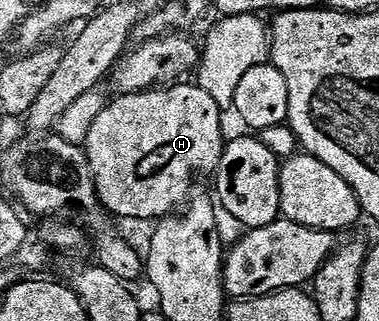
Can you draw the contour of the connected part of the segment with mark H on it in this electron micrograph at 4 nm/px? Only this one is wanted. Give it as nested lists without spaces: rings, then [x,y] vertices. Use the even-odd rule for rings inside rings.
[[[175,82],[170,86],[159,86],[154,90],[134,92],[128,96],[116,95],[108,103],[107,107],[101,110],[101,114],[97,115],[97,120],[93,122],[92,129],[89,130],[85,143],[87,161],[91,167],[91,176],[95,180],[95,193],[99,197],[99,203],[104,209],[107,207],[113,215],[128,216],[131,220],[152,219],[151,221],[154,221],[156,218],[172,215],[192,195],[193,189],[191,189],[191,183],[195,180],[195,172],[207,172],[207,174],[211,174],[218,168],[219,159],[225,147],[225,135],[223,136],[224,109],[219,108],[217,102],[213,102],[213,98],[209,98],[209,94],[205,94],[205,90],[199,88],[198,83],[183,83],[187,82]]]

